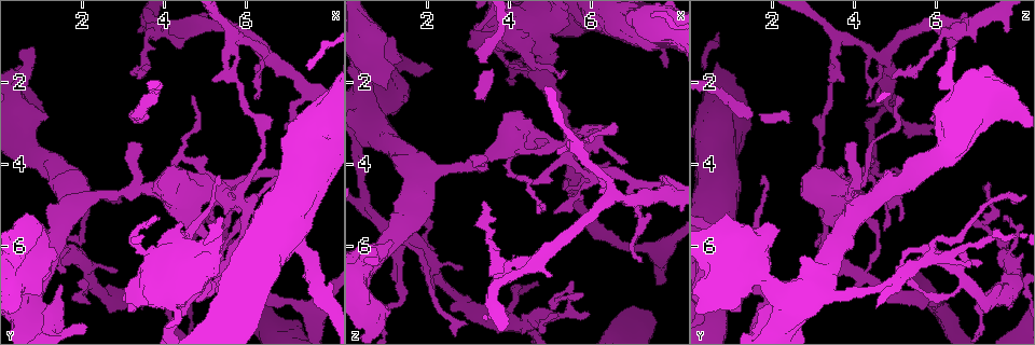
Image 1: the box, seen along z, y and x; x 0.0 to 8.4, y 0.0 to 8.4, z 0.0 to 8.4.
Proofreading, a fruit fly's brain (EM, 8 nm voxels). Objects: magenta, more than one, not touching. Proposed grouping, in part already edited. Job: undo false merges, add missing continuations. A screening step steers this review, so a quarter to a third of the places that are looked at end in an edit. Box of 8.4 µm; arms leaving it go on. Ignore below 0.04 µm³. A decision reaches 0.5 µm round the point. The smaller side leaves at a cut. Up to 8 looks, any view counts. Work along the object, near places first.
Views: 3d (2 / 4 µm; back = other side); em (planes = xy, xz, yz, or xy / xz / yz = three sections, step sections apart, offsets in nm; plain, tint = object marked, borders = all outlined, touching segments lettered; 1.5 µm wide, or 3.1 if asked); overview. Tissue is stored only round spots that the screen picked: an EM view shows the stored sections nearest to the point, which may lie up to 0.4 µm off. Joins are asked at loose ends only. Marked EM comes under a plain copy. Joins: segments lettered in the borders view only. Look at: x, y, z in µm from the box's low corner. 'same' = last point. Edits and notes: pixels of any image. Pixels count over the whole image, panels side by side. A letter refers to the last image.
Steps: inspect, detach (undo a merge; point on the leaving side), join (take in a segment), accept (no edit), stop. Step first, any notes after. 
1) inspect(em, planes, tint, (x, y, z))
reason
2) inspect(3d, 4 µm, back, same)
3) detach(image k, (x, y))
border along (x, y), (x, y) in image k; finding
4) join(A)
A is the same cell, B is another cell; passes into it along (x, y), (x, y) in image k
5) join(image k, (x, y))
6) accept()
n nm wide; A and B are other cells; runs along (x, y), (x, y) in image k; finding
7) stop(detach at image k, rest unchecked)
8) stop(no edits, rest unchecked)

inspect(em, planes, borders, (3.30, 5.75, 0.60))
abrupt turn

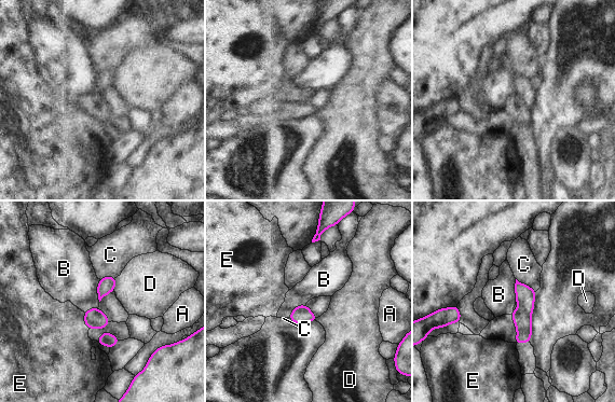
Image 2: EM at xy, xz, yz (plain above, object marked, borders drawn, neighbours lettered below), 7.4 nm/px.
detach(image 2, (524, 295))
A, B, C, D and E are other cells; a second cell is stuck on

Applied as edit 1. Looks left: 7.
inspect(em, planes, borders, (5.40, 4.25, 1.80))
thin end

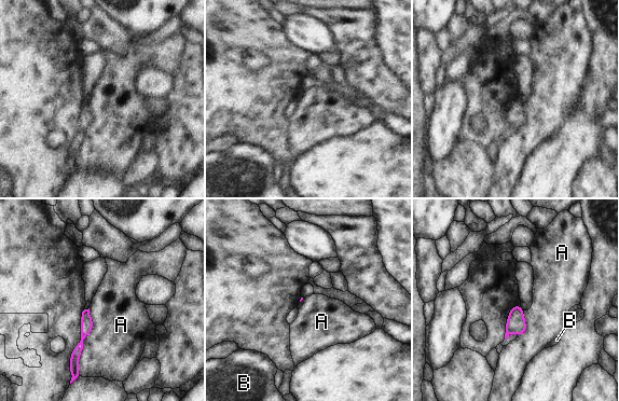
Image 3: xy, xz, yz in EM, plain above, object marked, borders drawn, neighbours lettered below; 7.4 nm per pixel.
accept()
A and B are other cells; border along (90, 308), (78, 373) in image 3; no lettered segment goes on from it

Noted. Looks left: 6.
inspect(3d, 2 µm, back, (0.60, 1.70, 7.35))
stops while still wide

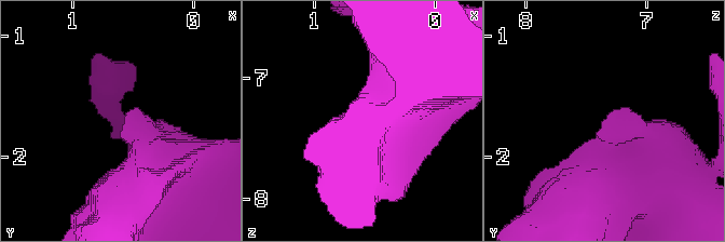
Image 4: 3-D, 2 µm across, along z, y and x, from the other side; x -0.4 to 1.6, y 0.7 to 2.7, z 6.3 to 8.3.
inspect(em, planes, tint, (0.56, 1.70, 7.36))

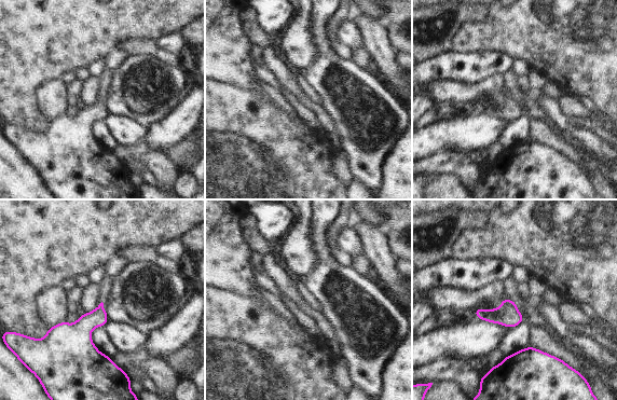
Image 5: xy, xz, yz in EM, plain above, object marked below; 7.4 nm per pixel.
inspect(em, planes, borders, same)
what lies round it

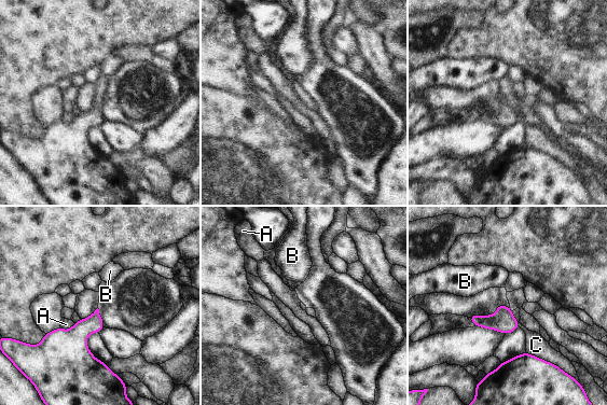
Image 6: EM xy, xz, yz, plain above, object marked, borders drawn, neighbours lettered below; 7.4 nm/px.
accept()
A, B and C are other cells; border along (526, 351), (559, 367) in image 6; no lettered segment goes on from it

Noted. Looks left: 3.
stop(detach at image 2, rest unchecked)

